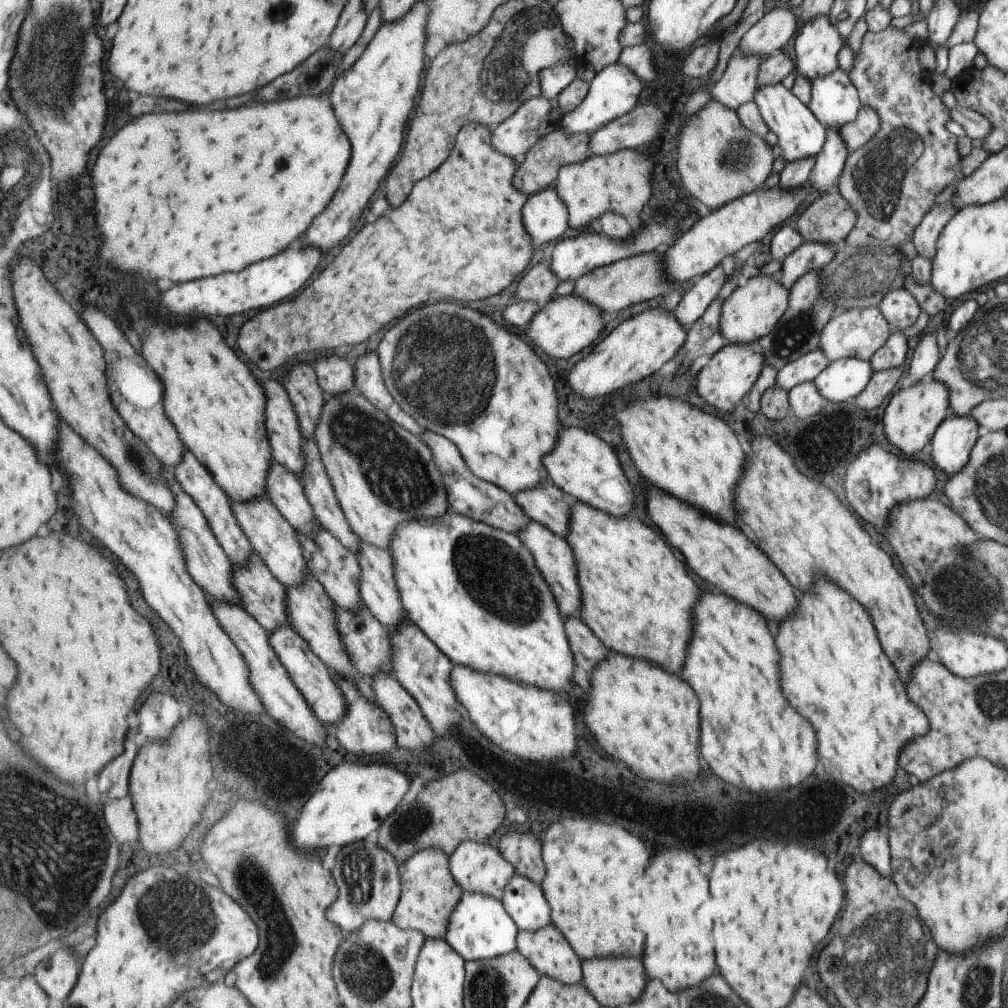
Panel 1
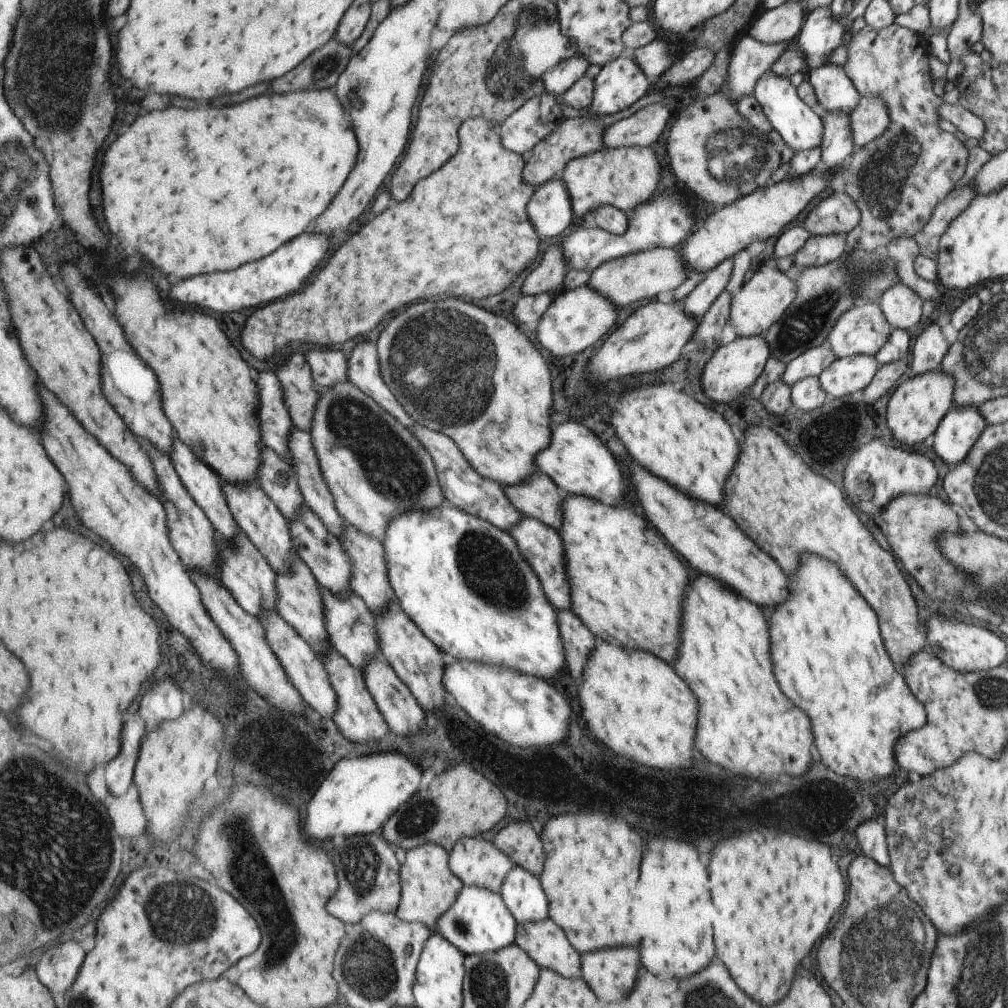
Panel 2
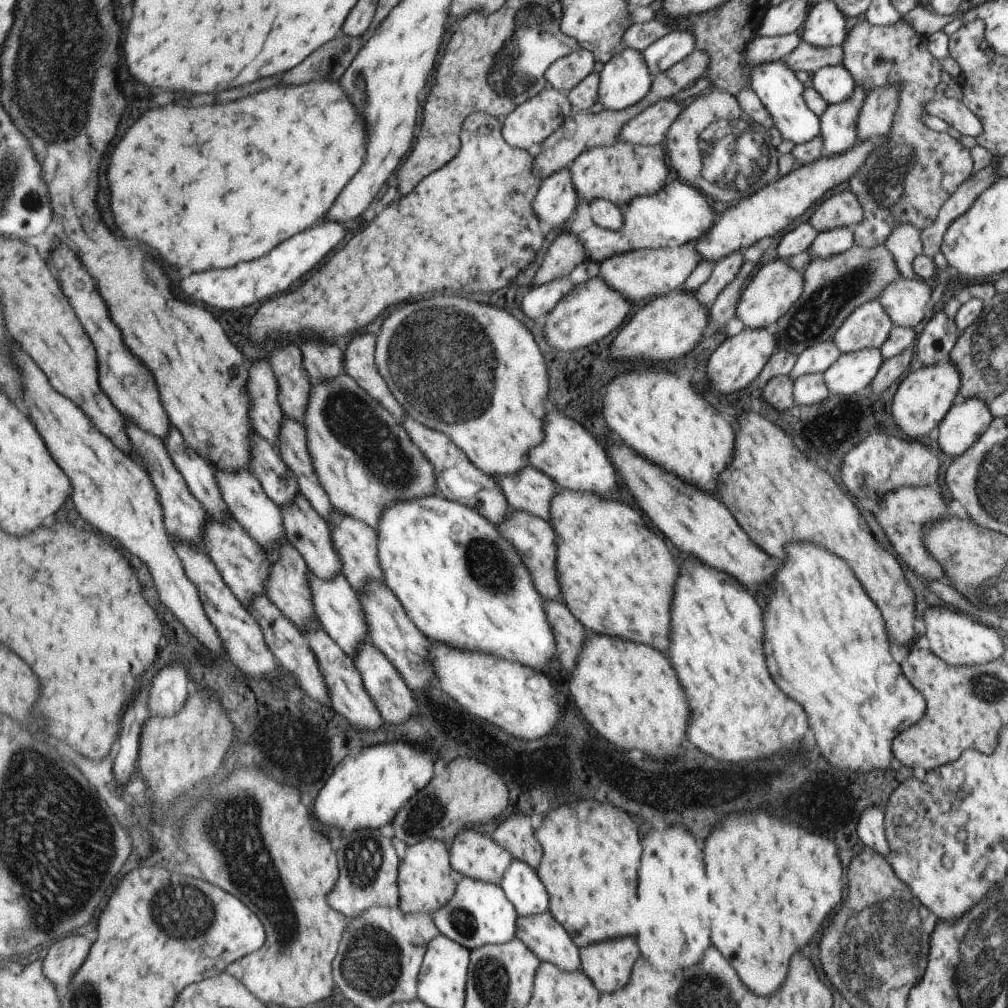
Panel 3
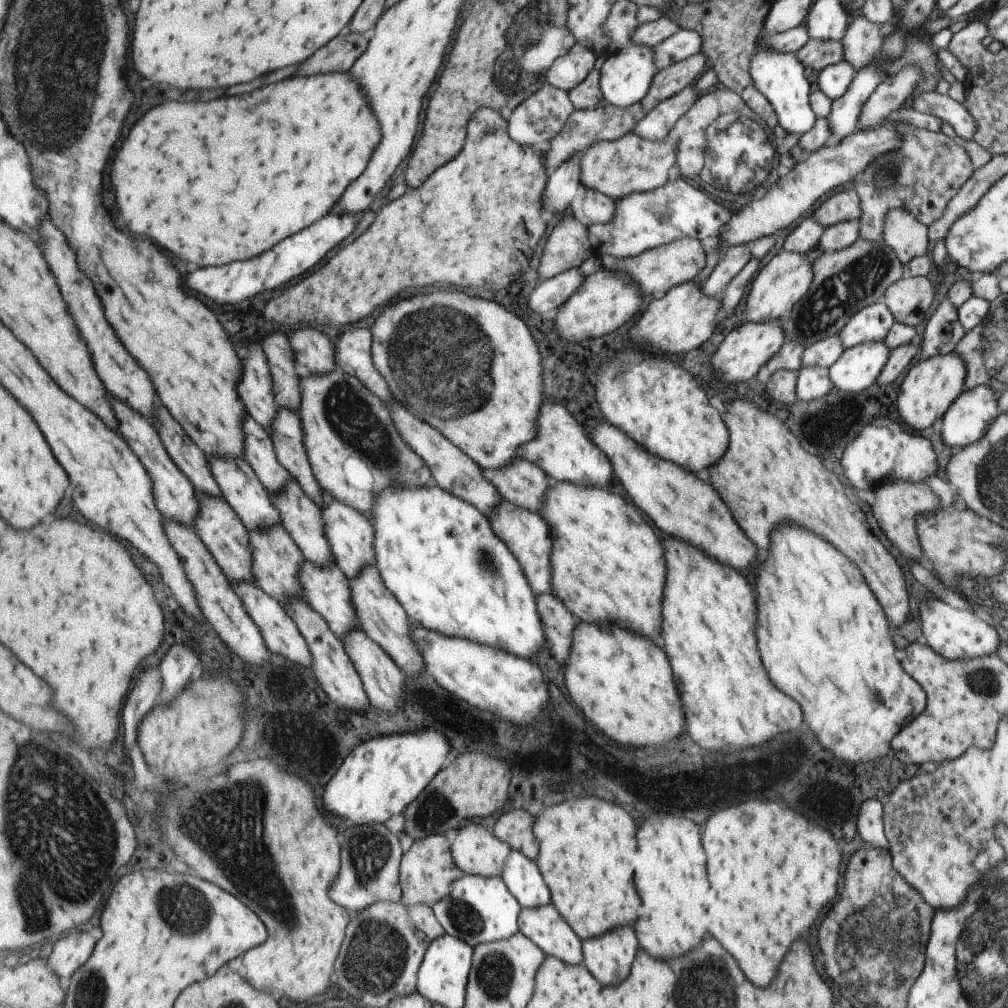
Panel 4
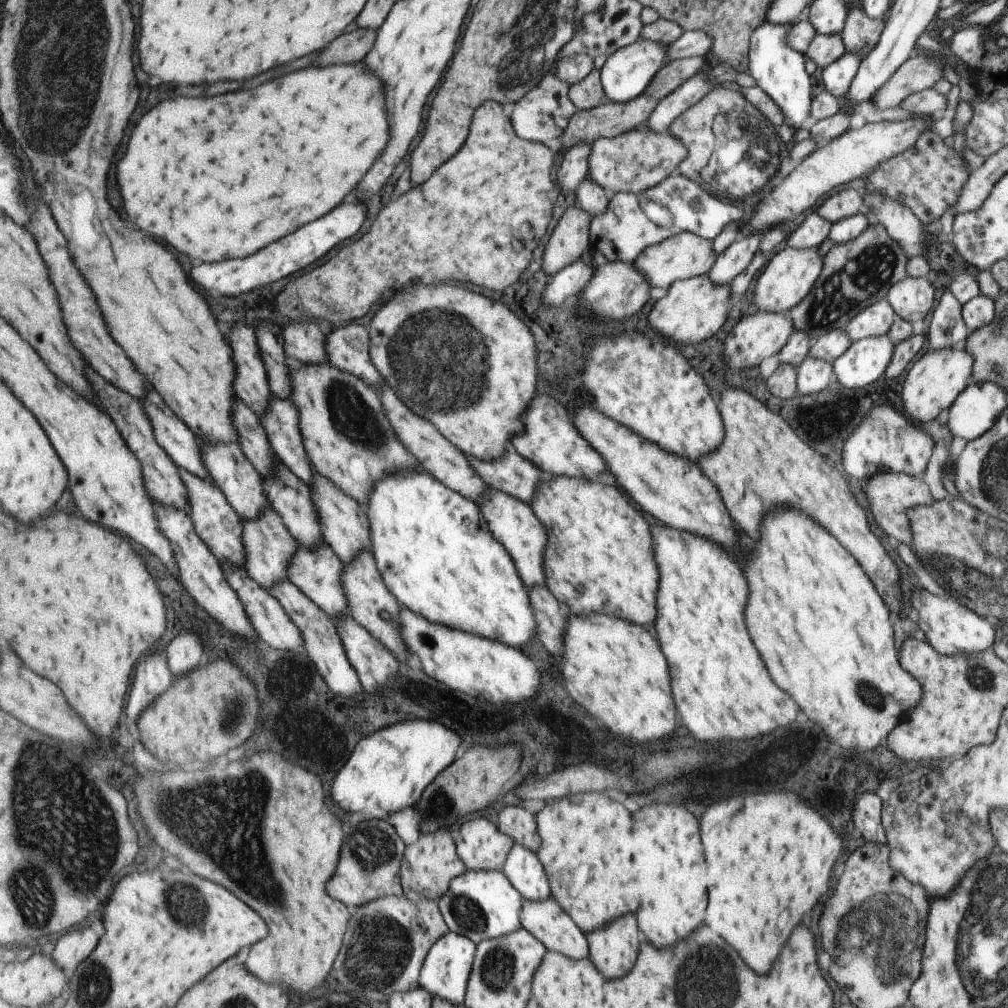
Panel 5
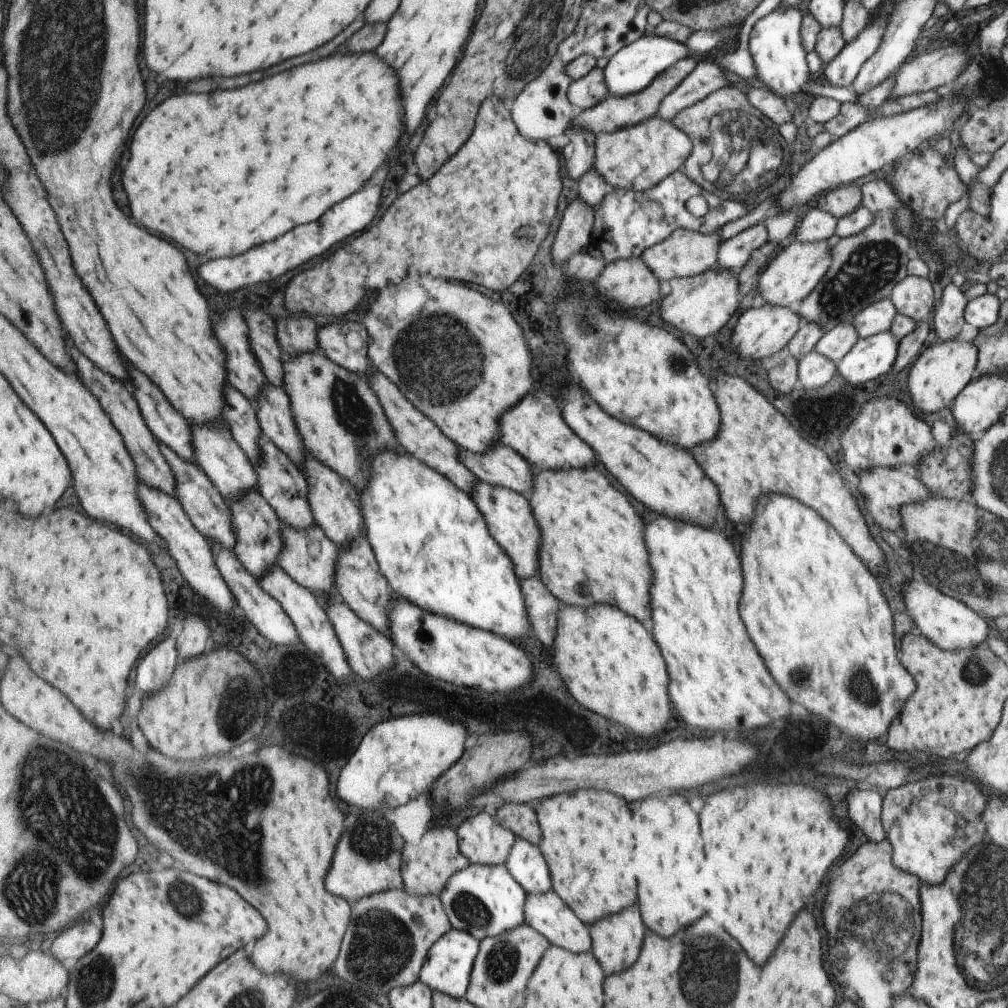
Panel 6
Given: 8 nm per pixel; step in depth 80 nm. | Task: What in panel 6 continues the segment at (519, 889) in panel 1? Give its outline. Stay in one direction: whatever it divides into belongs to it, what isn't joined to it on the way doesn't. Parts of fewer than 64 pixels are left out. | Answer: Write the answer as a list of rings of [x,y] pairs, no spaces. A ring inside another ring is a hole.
[[[518,838],[506,866],[528,895],[546,894],[554,890],[551,870],[540,846],[533,846],[525,838]]]

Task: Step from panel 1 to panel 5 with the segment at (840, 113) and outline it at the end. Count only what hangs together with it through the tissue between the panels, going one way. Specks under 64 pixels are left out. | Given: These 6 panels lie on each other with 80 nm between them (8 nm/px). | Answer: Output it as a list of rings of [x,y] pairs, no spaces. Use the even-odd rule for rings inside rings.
[[[845,51],[837,60],[823,67],[820,80],[825,86],[825,92],[833,95],[836,99],[845,95],[848,91],[856,70],[860,65],[862,54],[859,51]]]

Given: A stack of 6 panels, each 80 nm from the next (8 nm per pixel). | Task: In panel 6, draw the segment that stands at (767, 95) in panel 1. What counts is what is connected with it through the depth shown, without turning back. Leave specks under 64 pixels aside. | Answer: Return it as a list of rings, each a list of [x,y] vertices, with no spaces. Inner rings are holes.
[[[777,6],[763,18],[759,18],[749,34],[747,48],[753,70],[757,80],[763,83],[763,87],[775,96],[793,96],[801,90],[801,86],[807,80],[807,64],[805,64],[805,51],[800,38],[800,27],[803,25],[803,17],[799,8],[781,8]]]

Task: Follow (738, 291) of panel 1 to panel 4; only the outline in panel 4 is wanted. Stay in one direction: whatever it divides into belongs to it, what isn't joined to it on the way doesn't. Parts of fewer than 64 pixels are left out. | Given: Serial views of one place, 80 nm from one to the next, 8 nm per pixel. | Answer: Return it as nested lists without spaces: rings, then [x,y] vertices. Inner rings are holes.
[[[782,251],[775,254],[753,277],[753,282],[750,282],[750,291],[746,296],[746,306],[743,310],[745,320],[752,323],[780,320],[809,290],[812,278],[812,262],[807,260],[806,253]]]

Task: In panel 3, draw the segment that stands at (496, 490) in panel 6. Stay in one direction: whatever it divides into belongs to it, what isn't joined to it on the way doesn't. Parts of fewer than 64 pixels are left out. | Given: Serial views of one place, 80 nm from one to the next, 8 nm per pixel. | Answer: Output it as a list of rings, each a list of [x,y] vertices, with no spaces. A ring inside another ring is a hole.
[[[512,510],[510,517],[507,517],[499,526],[500,533],[513,543],[517,552],[524,559],[524,563],[532,574],[533,582],[536,583],[537,590],[545,599],[562,598],[562,588],[558,581],[556,560],[559,553],[559,539],[556,537],[556,530],[551,522],[537,515],[523,510]]]

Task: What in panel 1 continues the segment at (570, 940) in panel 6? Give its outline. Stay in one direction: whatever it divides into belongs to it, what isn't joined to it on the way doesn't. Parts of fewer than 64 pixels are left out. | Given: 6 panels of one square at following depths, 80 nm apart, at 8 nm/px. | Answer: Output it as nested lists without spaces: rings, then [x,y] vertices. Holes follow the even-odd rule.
[[[554,923],[535,932],[520,931],[518,949],[542,975],[559,979],[566,985],[577,984],[583,977],[583,963]]]

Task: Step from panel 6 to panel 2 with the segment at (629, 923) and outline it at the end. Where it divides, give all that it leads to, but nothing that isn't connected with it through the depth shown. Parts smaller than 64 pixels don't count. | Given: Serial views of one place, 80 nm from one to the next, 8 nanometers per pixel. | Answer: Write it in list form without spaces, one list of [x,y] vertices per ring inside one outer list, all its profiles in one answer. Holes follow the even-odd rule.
[[[635,948],[595,950],[593,954],[581,953],[580,958],[581,976],[585,978],[585,982],[589,982],[589,986],[593,986],[593,990],[597,990],[597,998],[603,998],[607,1002],[613,1002],[631,990],[637,966],[639,966],[639,954]]]

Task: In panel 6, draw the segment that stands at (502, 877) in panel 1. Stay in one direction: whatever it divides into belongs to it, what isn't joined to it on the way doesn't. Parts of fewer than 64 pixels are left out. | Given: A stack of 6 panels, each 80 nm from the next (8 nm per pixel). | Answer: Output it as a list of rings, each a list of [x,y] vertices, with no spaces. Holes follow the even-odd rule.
[[[483,811],[470,815],[457,830],[461,854],[469,858],[472,864],[481,866],[506,864],[518,840],[511,830]]]

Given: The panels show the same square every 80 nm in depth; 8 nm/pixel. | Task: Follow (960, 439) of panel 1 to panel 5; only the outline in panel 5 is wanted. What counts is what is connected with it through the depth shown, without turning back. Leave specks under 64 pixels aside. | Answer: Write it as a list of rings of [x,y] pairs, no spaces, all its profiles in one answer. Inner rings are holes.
[[[993,381],[974,382],[971,386],[968,386],[949,407],[946,426],[952,437],[958,436],[969,442],[991,429],[996,422],[996,418],[1007,408],[1006,394],[1007,390]]]

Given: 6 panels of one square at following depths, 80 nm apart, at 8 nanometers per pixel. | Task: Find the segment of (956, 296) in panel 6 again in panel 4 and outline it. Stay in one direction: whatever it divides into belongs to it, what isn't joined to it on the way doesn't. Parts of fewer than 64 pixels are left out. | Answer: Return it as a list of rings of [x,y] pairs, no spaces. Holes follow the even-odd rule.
[[[947,295],[926,319],[925,326],[922,341],[918,345],[928,357],[950,353],[966,333]]]

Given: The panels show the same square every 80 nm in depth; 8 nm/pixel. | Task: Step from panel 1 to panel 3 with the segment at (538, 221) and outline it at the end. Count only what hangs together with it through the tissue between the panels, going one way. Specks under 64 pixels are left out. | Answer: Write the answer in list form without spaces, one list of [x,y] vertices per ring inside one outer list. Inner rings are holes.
[[[565,167],[543,180],[535,200],[536,213],[547,228],[552,232],[559,232],[574,216],[576,198],[578,194],[571,180],[570,170]]]

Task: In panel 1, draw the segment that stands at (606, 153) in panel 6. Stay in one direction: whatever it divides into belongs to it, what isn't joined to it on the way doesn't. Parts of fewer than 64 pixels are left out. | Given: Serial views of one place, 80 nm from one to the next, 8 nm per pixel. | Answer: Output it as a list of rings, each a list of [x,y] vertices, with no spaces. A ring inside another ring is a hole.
[[[623,149],[604,155],[592,155],[583,162],[565,165],[561,169],[555,188],[558,190],[559,196],[565,201],[568,212],[568,226],[571,229],[570,233],[587,230],[590,220],[599,218],[600,214],[607,211],[620,214],[625,218],[629,214],[637,214],[651,196],[651,192],[649,192],[651,166],[653,166],[653,162],[651,162],[647,152],[638,149]]]

